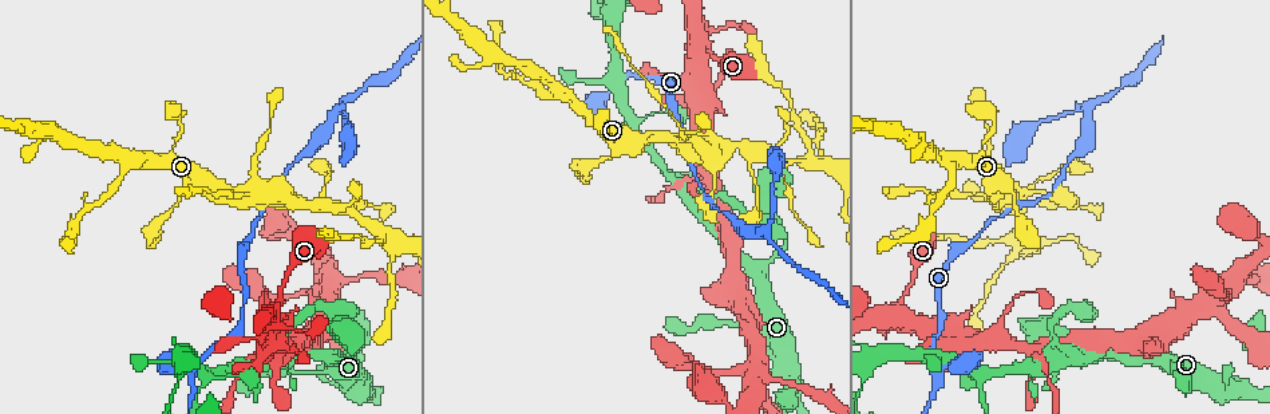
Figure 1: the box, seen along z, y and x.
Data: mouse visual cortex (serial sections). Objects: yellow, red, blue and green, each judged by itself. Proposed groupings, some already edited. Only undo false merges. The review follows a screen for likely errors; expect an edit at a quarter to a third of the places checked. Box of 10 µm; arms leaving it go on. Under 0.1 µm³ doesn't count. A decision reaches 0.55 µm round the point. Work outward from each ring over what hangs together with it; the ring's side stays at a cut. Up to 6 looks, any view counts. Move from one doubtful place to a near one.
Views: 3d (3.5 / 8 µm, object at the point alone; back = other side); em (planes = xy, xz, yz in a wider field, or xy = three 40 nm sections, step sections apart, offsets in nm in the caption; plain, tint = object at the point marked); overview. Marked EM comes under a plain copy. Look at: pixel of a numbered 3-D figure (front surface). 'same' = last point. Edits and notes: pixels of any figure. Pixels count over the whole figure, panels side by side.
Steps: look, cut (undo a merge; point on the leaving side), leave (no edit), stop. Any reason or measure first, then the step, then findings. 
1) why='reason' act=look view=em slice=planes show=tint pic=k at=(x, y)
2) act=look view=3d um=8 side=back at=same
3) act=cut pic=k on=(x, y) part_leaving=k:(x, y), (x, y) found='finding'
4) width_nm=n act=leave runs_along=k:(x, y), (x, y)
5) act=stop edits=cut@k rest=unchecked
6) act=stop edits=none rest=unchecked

why='small branch off a trunk' act=look view=3d um=3.5 pic=1 at=(745, 371)

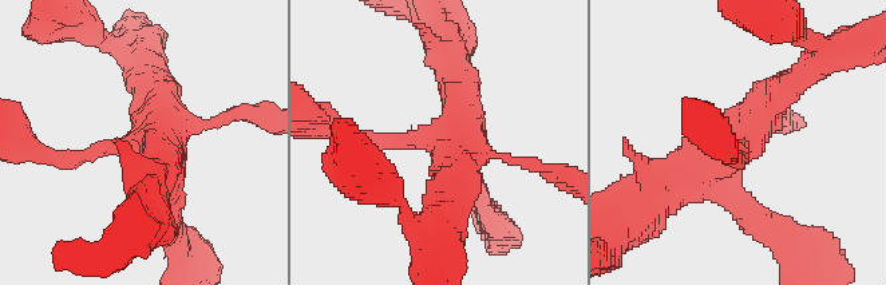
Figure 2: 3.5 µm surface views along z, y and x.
why='need the tissue' act=look view=em slice=planes show=tint pic=2 at=(440, 142)

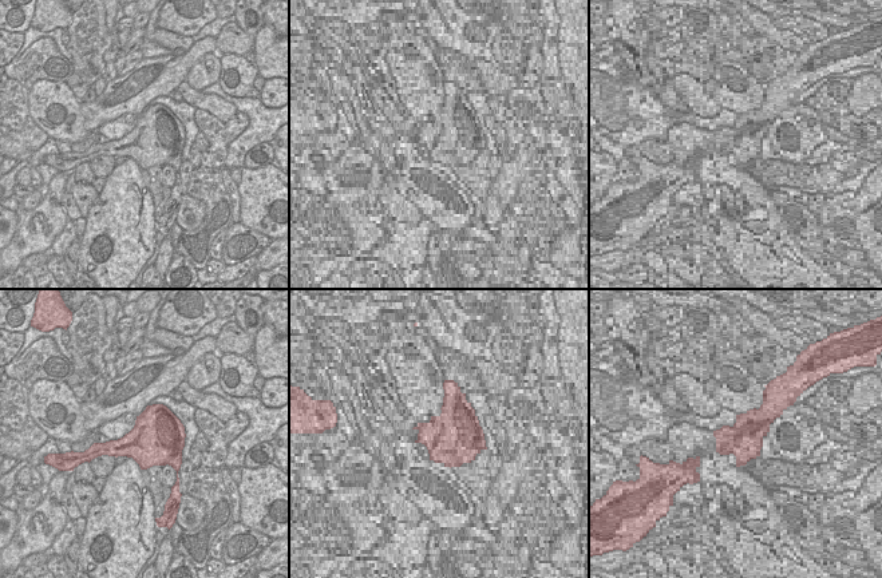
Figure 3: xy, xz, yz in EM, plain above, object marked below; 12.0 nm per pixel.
act=leave runs_along=2:(668, 179), (720, 150), (806, 72) found='one cell here'

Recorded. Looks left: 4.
act=look view=3d um=3.5 pic=1 at=(336, 114)

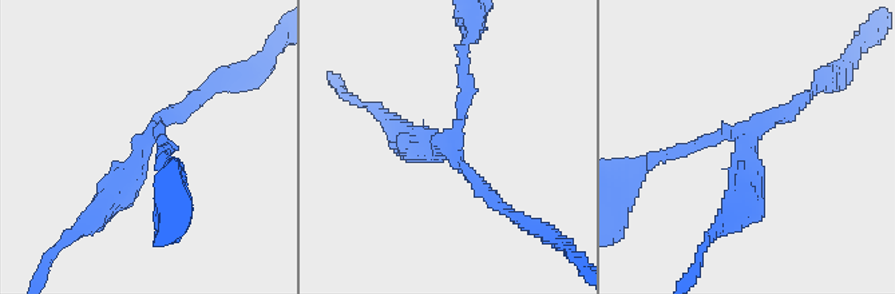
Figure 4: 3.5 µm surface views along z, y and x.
arms=3 arm_widths_nm=150,150,300 act=look view=em slice=xy step=5 show=tint pic=4 at=(446, 143)

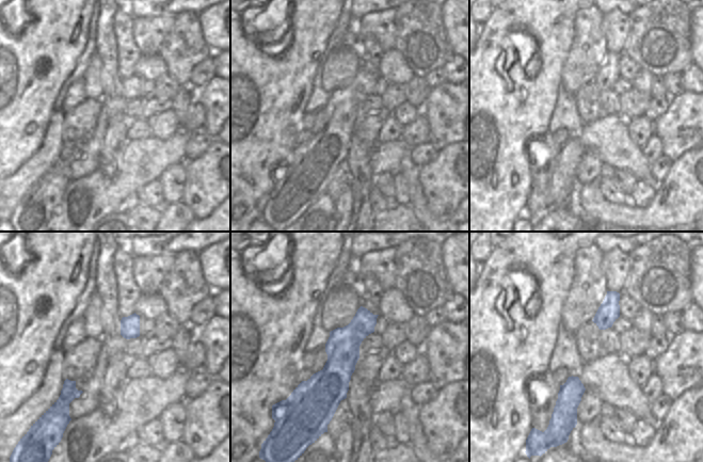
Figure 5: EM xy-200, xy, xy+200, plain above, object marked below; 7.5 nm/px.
why='cut it another way' act=look view=em slice=planes show=tint at=same

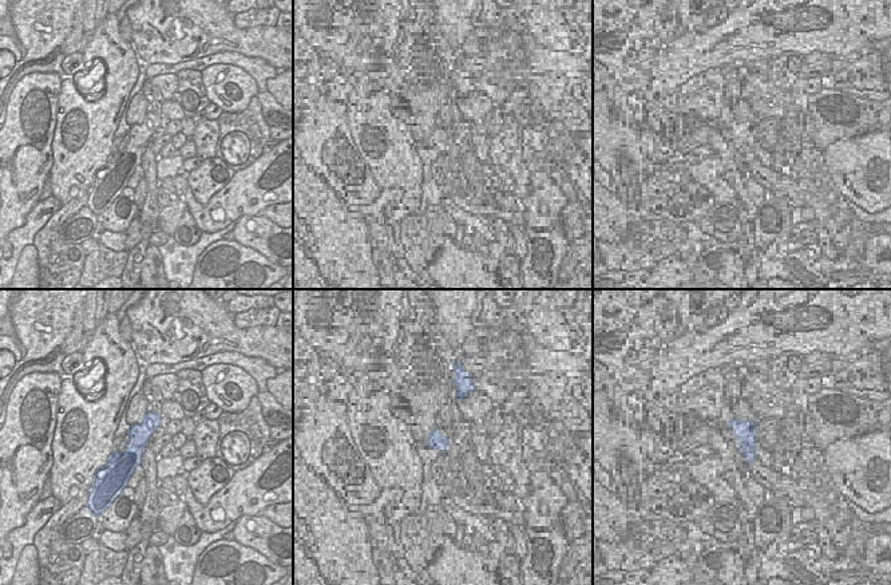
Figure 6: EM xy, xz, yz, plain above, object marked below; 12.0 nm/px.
act=leave runs_along=6:(155, 418), (118, 473) found='all the same cell'

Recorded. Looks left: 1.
act=stop edits=none rest=unchecked

